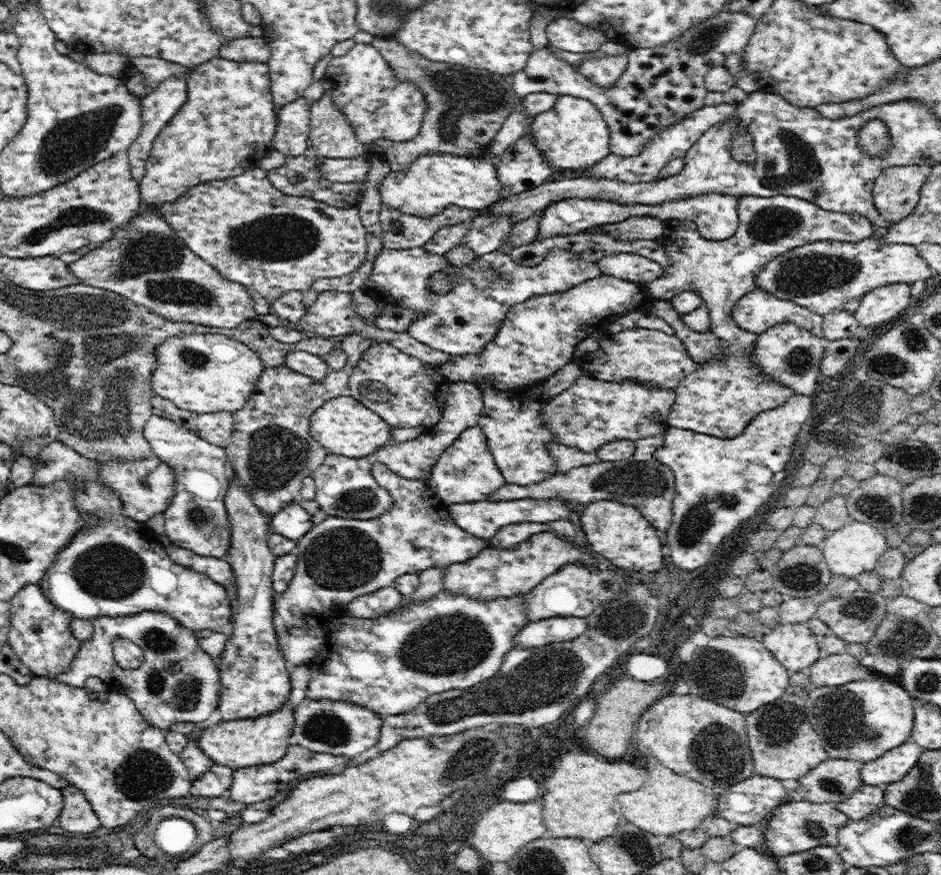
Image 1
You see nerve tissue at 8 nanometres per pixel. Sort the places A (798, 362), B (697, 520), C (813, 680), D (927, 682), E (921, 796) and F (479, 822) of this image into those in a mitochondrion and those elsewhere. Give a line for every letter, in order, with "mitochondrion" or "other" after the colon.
A: mitochondrion
B: mitochondrion
C: other
D: mitochondrion
E: mitochondrion
F: other

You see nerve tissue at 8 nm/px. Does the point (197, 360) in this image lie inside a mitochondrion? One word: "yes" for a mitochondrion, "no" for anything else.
yes

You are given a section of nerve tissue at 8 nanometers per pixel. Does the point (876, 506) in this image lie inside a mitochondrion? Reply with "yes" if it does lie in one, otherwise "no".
yes

